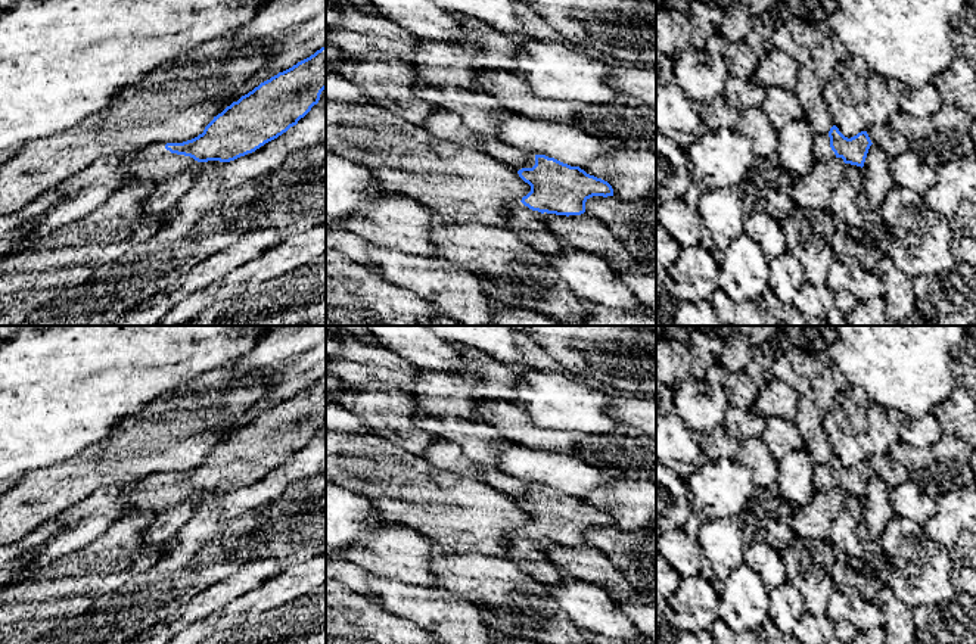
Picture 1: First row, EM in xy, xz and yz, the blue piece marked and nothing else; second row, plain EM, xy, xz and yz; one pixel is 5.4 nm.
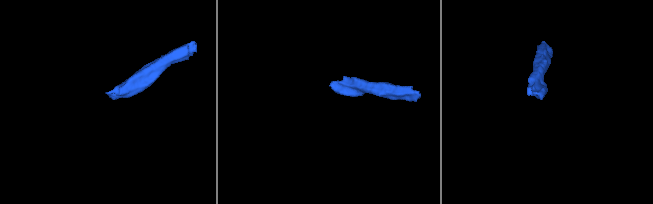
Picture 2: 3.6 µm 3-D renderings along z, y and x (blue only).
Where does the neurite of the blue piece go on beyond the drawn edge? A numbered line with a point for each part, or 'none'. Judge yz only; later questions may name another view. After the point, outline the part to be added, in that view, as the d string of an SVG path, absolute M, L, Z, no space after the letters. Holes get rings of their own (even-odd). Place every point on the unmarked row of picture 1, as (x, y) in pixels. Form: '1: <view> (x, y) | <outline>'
1: yz (821, 481) | M829 464L814 466L812 485L814 485L815 492L824 492L836 486L830 477Z

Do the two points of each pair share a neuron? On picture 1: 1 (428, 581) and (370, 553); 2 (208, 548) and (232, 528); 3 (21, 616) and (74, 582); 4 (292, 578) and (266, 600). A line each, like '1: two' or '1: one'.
1: one
2: one
3: one
4: one

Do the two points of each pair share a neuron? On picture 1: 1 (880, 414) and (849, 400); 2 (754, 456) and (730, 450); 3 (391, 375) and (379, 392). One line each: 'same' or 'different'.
1: same
2: different
3: different

